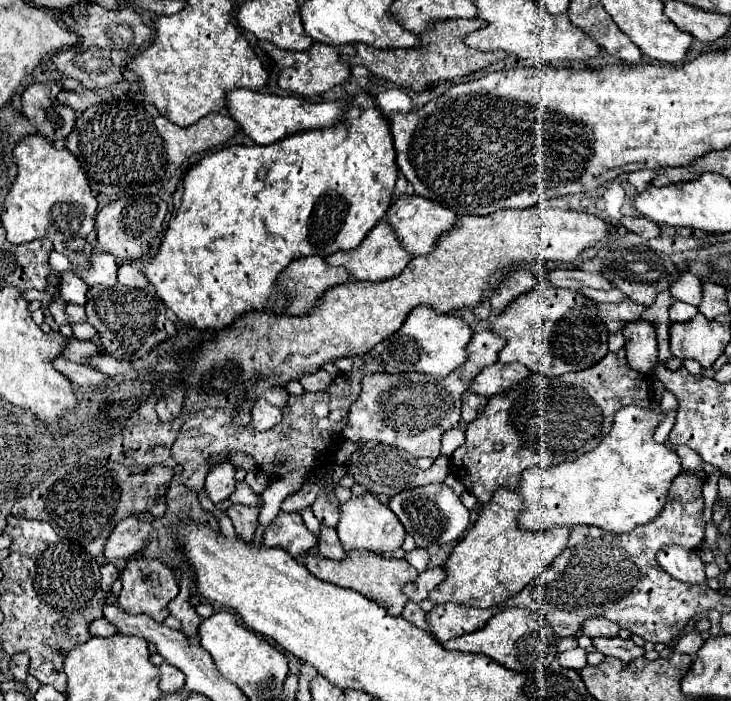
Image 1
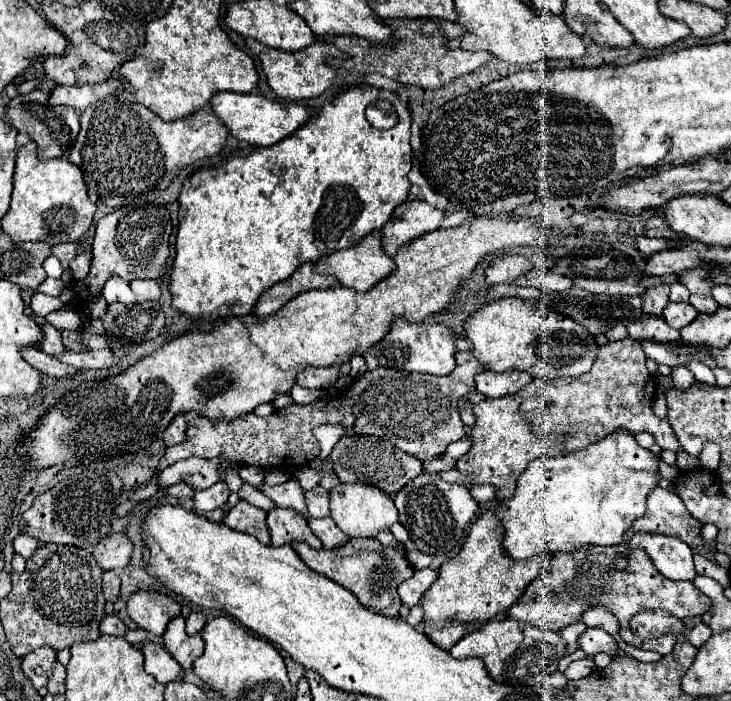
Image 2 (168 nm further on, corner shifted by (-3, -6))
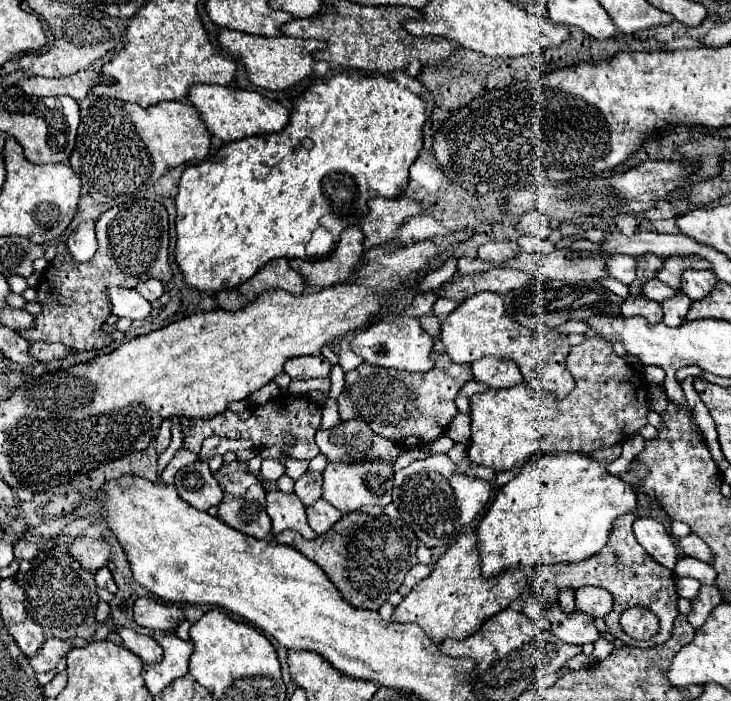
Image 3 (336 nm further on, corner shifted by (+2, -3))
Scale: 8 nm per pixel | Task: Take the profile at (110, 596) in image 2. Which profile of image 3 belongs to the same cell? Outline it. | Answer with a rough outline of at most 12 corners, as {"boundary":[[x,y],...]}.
{"boundary":[[108,568],[96,572],[96,586],[116,592],[114,578]]}

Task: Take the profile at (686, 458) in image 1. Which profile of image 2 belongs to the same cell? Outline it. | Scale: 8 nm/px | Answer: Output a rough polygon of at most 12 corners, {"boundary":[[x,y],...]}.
{"boundary":[[635,339],[579,377],[473,405],[465,485],[515,493],[535,457],[617,429],[677,453]]}

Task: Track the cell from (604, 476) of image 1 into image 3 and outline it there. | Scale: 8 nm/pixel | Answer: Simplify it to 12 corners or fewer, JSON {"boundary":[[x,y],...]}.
{"boundary":[[584,452],[528,460],[478,524],[482,576],[582,562],[634,486]]}

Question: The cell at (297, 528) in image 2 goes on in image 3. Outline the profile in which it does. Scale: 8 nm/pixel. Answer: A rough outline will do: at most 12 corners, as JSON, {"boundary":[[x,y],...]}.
{"boundary":[[278,490],[266,494],[272,534],[296,530],[306,540],[316,532],[308,526],[298,496]]}

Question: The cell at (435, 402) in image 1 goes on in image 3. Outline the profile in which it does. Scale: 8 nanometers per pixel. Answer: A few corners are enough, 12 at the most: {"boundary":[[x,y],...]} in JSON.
{"boundary":[[360,364],[338,396],[398,446],[428,446],[458,414],[470,364],[424,374]]}

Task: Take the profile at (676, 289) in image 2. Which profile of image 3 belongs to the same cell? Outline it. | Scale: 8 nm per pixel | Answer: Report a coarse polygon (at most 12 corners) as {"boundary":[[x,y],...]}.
{"boundary":[[656,278],[642,286],[646,298],[664,302],[676,294]]}

